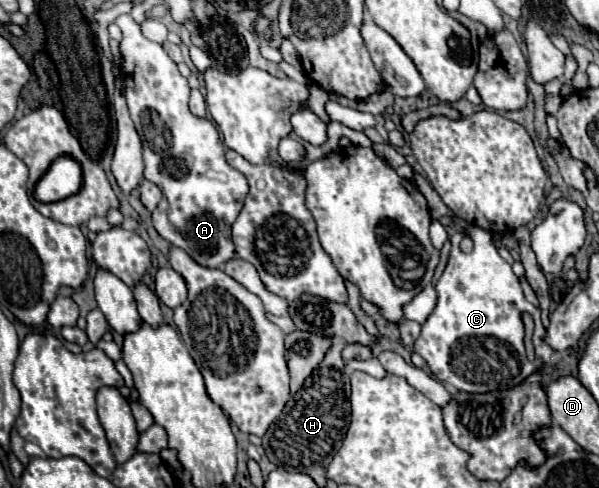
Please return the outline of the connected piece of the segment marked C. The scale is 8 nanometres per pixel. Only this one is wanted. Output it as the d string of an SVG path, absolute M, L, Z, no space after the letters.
M471 227L469 237L473 241L473 251L463 253L459 243L463 233L455 233L451 237L451 255L449 263L437 281L437 307L421 325L421 335L415 339L413 349L423 355L429 363L431 373L447 385L453 385L465 393L489 393L489 391L505 391L523 383L529 375L537 371L535 363L527 361L525 355L525 329L523 329L523 313L531 313L539 317L539 309L525 301L517 275L511 271L511 265L497 253L493 243L493 235L481 227Z

